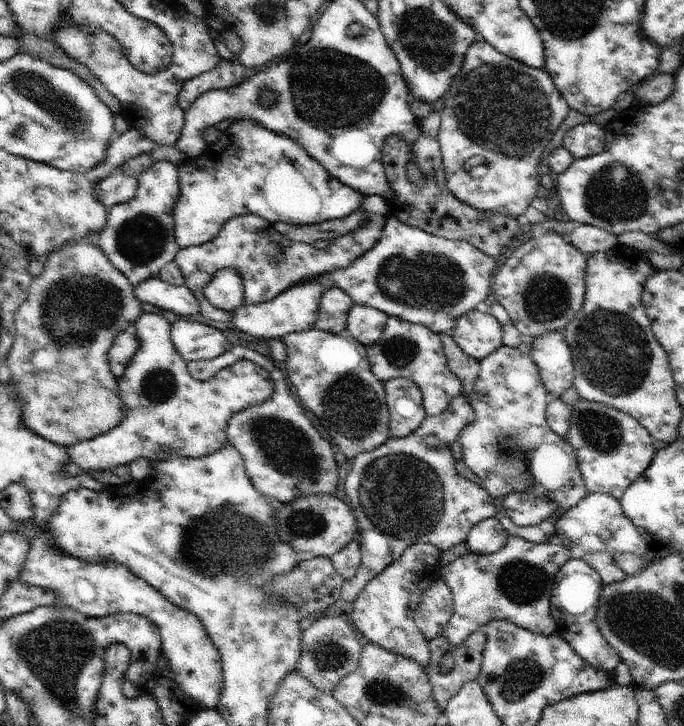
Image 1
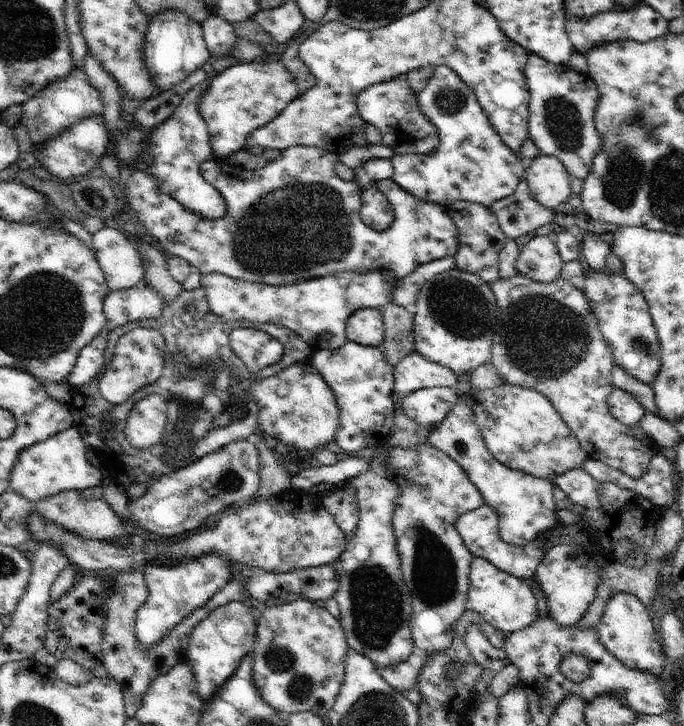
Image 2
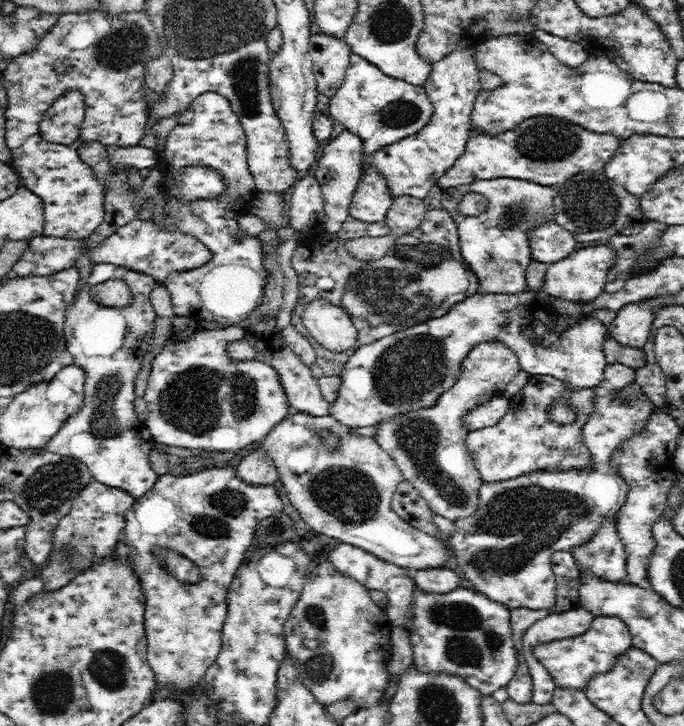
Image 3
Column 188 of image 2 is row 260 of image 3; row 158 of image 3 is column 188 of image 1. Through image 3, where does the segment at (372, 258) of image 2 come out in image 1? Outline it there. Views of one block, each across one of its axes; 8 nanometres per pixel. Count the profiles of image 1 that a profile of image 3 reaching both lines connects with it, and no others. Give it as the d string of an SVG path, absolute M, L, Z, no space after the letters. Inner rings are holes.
M251 120L245 121L234 121L225 130L222 131L218 137L218 141L214 143L207 143L205 149L201 152L198 158L187 160L179 168L179 183L180 183L180 194L175 204L175 239L181 249L184 247L193 247L201 244L206 244L219 233L219 230L230 220L232 217L240 215L258 215L263 219L268 220L270 224L276 224L277 222L283 222L290 225L313 225L316 223L321 223L327 220L336 220L346 218L348 215L352 214L354 211L358 211L361 207L362 201L365 196L342 184L341 180L334 178L329 172L320 164L317 160L314 160L302 145L296 144L294 140L290 137L279 135L278 133L273 133L268 129L254 123Z

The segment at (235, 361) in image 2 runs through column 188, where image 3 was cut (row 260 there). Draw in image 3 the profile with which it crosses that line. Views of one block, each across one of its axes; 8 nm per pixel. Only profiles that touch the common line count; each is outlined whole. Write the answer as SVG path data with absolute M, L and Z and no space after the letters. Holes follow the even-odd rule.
M436 184L423 199L427 209L422 222L408 234L399 236L381 259L362 262L346 251L347 240L388 234L385 223L362 222L352 215L349 215L338 232L320 230L315 235L310 234L306 241L295 248L291 262L297 272L299 297L292 311L291 324L310 343L314 343L300 316L306 304L315 298L326 298L343 308L357 329L354 347L344 352L337 353L313 344L317 354L315 363L322 369L323 376L340 376L356 348L436 316L444 316L457 301L463 301L465 297L478 292L479 280L474 271L468 269L461 254L458 227L452 215L442 206L442 198L443 189Z

